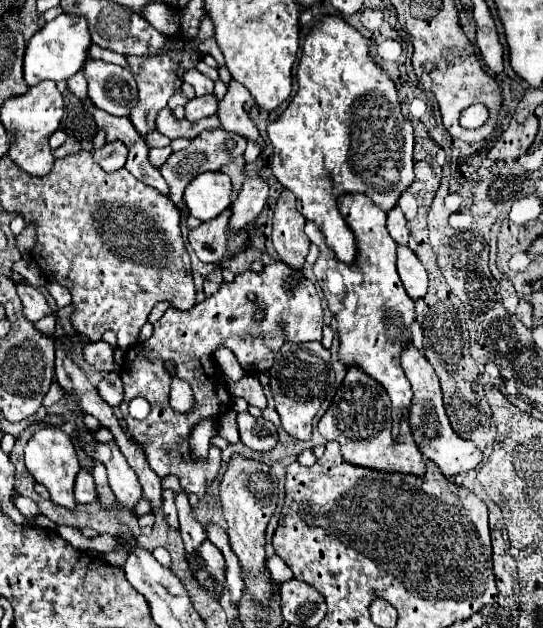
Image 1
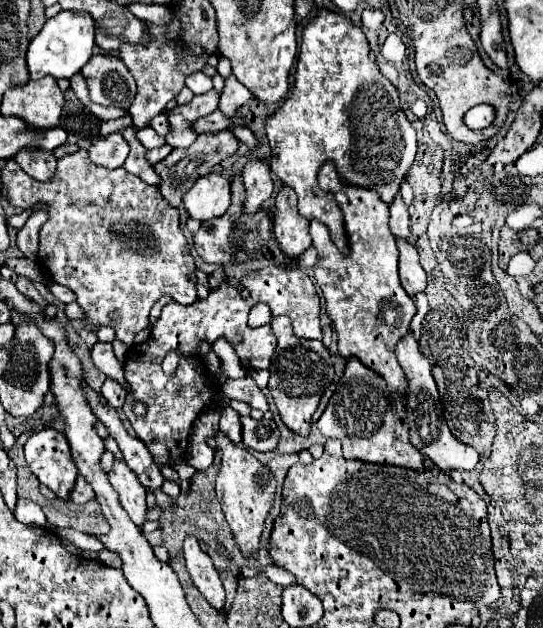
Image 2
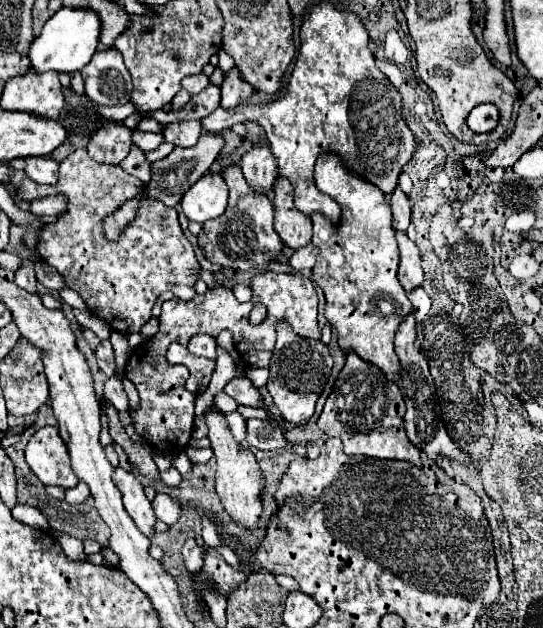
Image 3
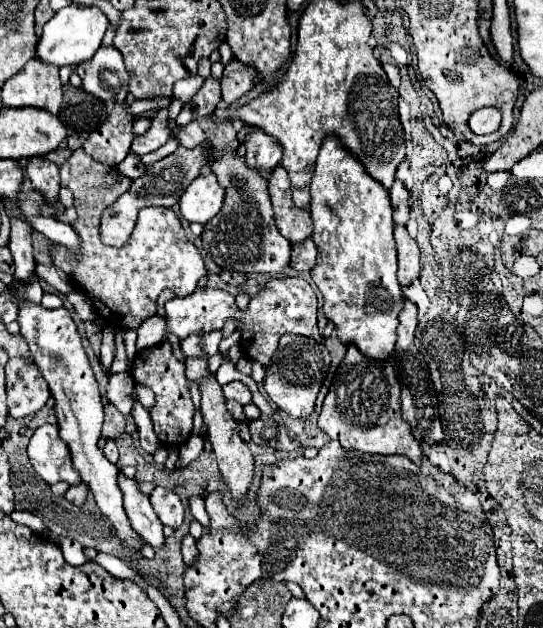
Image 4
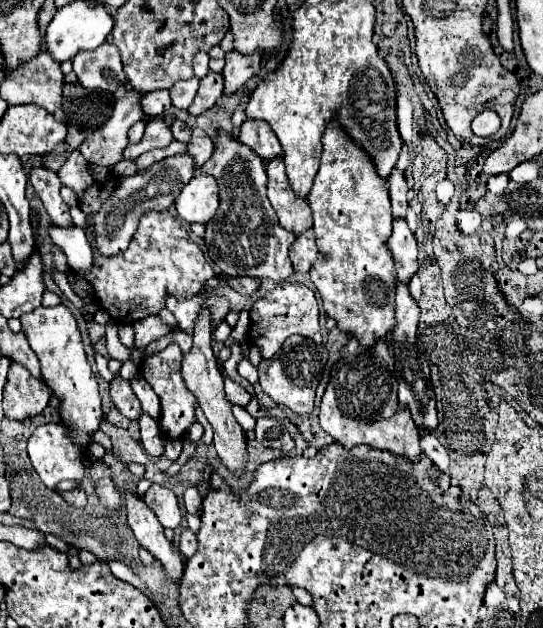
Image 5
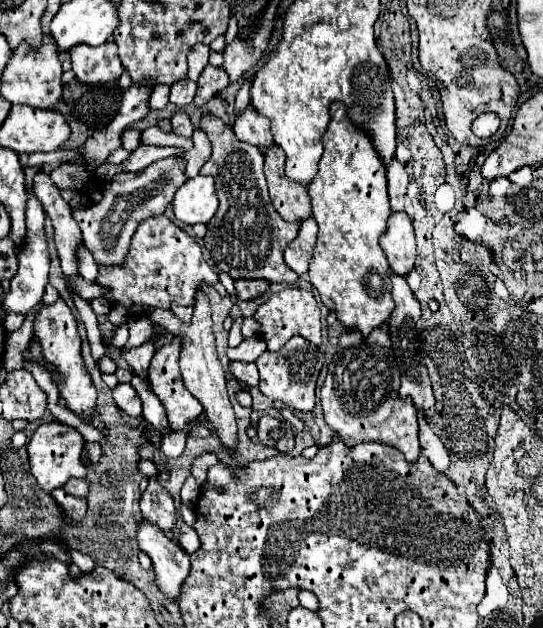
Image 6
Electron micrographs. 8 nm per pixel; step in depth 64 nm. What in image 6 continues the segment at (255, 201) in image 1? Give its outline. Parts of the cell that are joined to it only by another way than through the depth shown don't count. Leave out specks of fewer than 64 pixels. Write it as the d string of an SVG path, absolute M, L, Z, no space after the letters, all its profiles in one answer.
M246 108L246 112L234 122L234 134L238 140L244 140L248 144L258 146L262 152L274 146L274 138L270 132L270 120L264 116L258 116L254 108Z

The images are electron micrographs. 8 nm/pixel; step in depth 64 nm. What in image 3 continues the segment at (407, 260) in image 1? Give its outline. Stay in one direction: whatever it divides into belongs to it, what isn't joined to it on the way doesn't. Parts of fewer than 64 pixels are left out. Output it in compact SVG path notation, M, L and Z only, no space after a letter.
M396 232L398 248L400 248L400 270L398 270L398 280L406 292L422 286L424 282L424 272L420 266L420 252L414 242L404 232Z

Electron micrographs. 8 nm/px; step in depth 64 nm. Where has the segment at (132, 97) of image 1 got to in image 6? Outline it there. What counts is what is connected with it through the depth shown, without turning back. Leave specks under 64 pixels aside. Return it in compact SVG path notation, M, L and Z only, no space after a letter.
M114 42L100 44L98 48L78 46L70 52L72 70L86 86L116 86L122 76L122 64Z

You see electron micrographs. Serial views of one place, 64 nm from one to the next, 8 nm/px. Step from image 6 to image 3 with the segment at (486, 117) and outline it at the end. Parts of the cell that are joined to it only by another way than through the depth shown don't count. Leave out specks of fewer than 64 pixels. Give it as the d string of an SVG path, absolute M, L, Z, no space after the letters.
M482 104L474 108L468 114L466 124L472 132L490 132L498 124L498 108L494 108L494 104Z

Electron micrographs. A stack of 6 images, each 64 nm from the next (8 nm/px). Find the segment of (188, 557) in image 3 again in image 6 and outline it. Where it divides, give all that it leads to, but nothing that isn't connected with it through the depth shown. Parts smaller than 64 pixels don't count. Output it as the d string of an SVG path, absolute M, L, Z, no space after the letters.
M182 524L178 544L180 544L180 548L184 548L184 550L186 550L186 554L192 554L192 552L198 548L198 544L200 544L196 530L194 530L194 528L190 528L190 526L186 526L186 524Z

